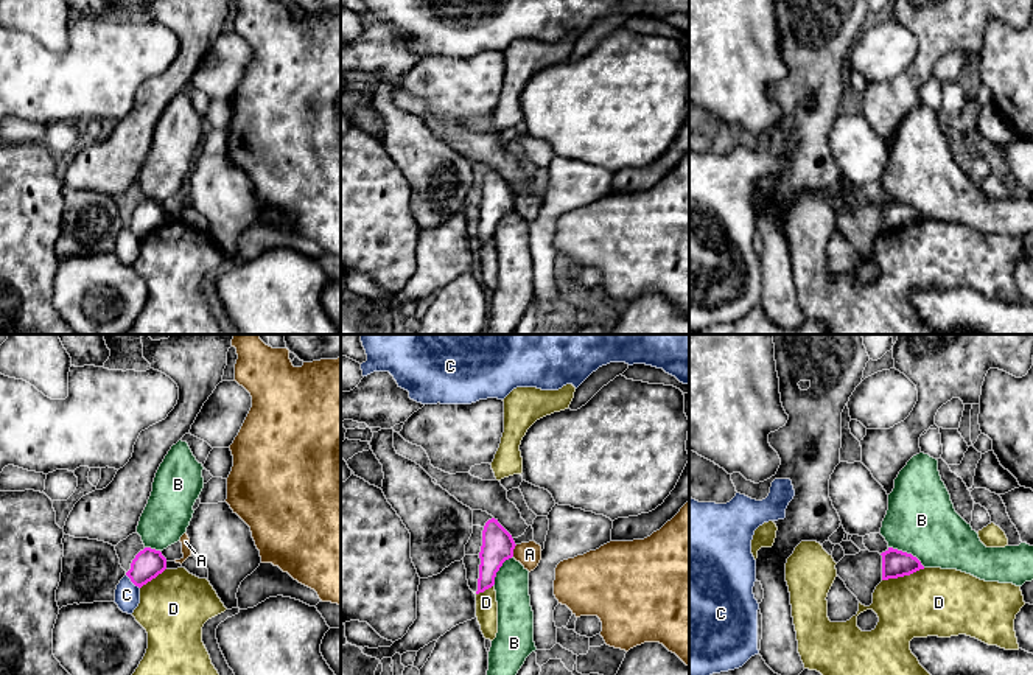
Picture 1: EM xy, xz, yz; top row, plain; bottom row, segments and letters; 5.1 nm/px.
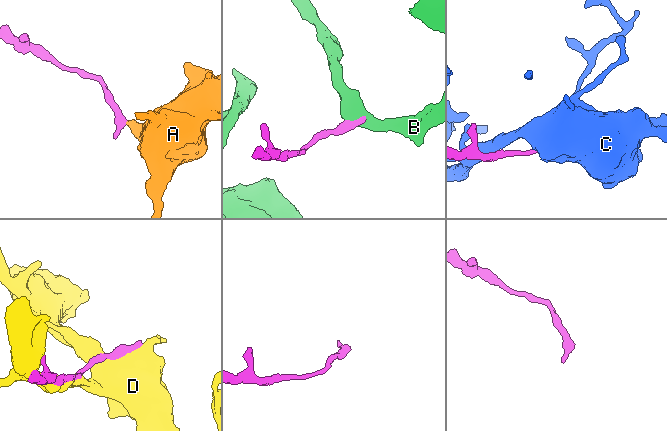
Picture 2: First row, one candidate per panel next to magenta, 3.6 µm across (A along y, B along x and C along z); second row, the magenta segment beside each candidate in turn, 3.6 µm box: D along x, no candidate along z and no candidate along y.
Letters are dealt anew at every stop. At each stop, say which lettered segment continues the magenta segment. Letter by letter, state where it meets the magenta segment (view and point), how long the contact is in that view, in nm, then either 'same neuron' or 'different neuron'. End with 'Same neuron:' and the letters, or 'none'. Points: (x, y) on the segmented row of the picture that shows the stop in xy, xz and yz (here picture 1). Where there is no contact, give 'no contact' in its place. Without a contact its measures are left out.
A: contact xz (512, 551); length 70 nm; different neuron
B: contact yz (906, 552); length 220 nm; different neuron
C: contact xy (133, 582); length 100 nm; different neuron
D: contact yz (903, 576); length 240 nm; different neuron
Same neuron: none

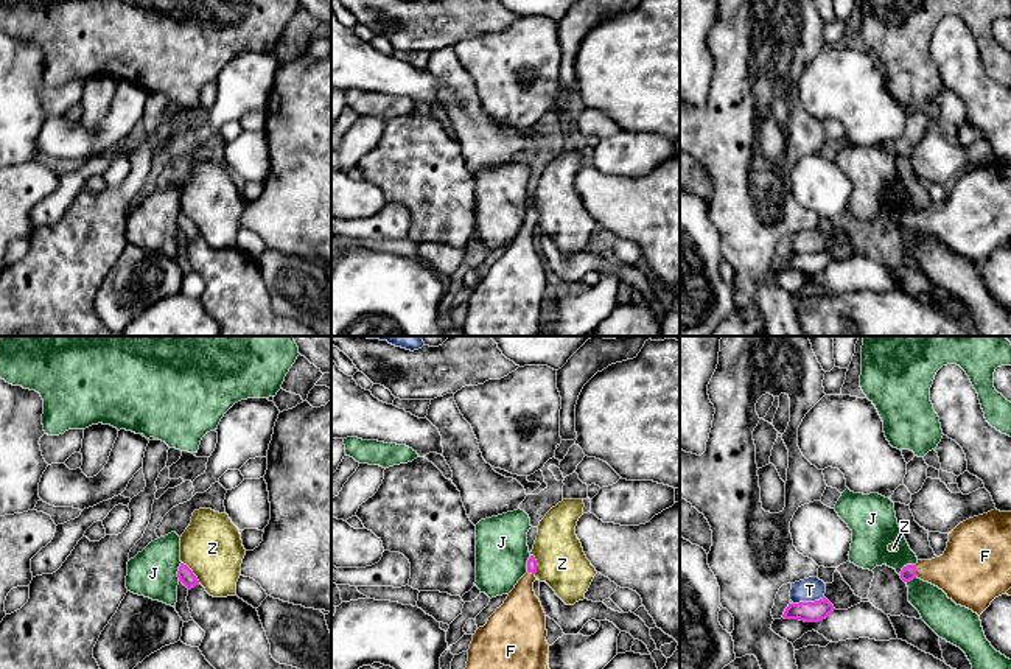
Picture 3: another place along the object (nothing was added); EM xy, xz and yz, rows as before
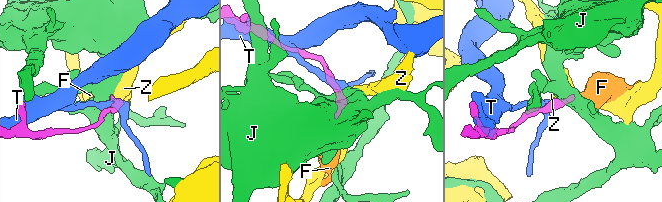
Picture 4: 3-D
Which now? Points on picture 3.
F: contact yz (915, 571); length 60 nm; same neuron
J: contact yz (907, 565); length 110 nm; different neuron
T: contact yz (808, 602); length 170 nm; different neuron
Z: contact xy (192, 573); length 140 nm; different neuron
Same neuron: F

